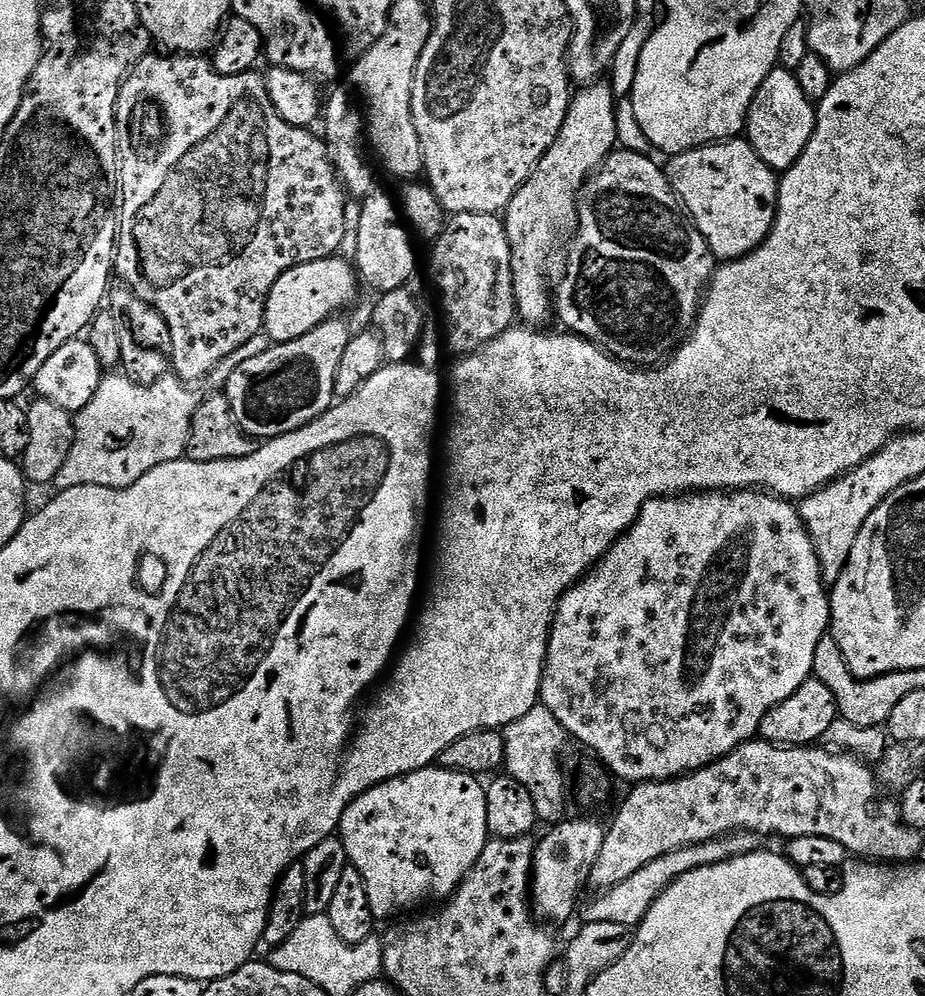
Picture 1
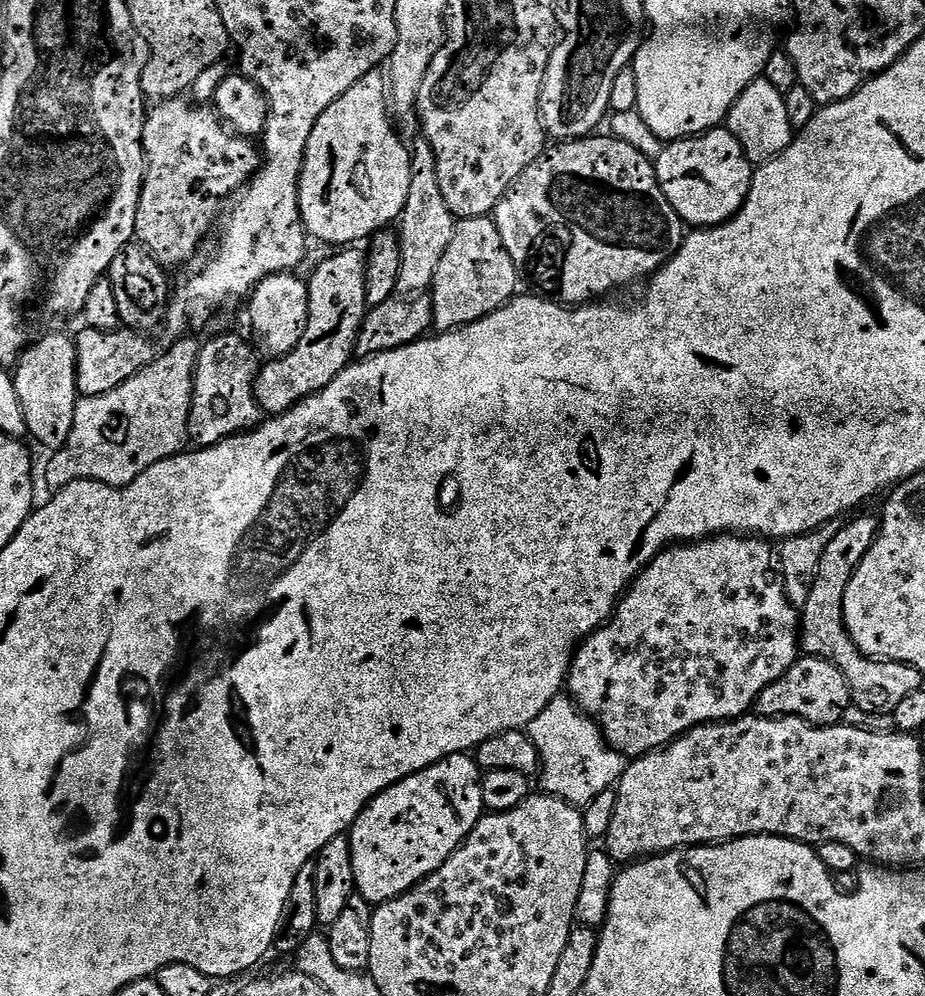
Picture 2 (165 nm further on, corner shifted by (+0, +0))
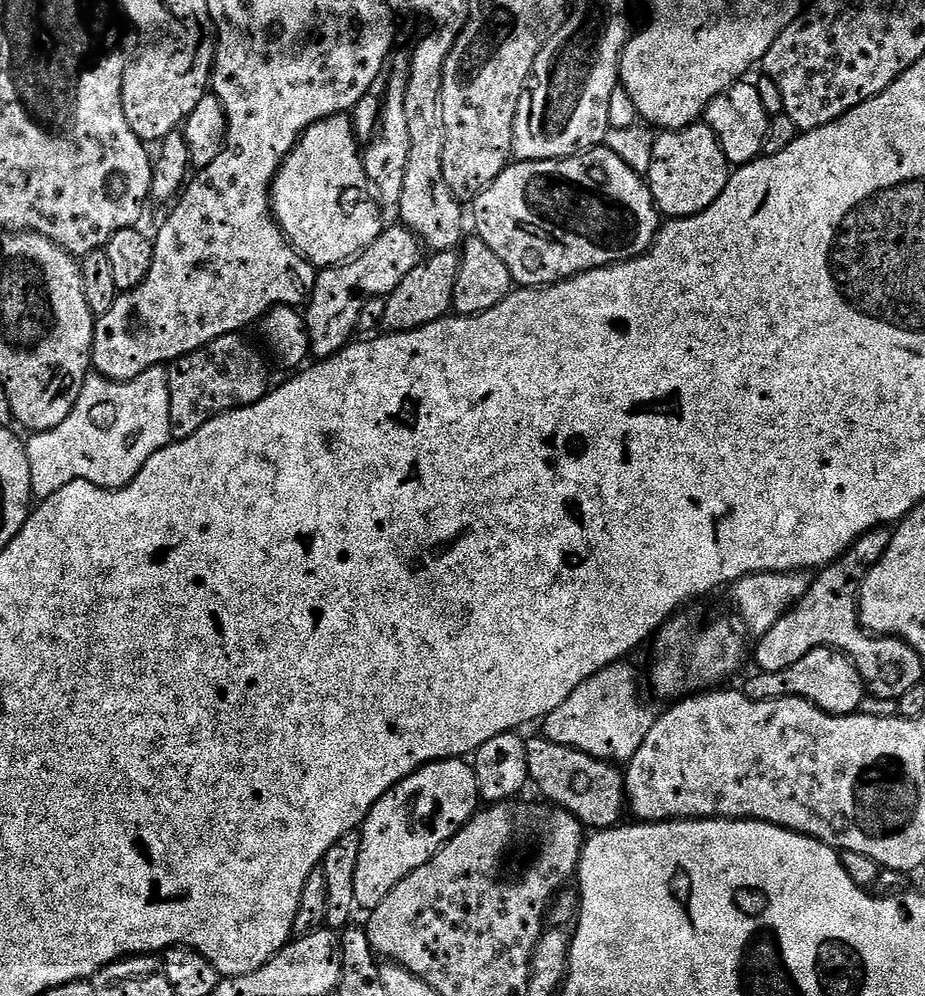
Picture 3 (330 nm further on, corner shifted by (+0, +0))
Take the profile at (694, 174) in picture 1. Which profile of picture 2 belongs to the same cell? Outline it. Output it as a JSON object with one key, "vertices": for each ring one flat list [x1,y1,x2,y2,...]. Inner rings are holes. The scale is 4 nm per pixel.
{"vertices":[[724,126,711,128,703,136,694,136,690,140,674,140,665,143,662,154,654,163,656,177,662,186,662,194,666,194,670,206,674,206,674,210,685,225,693,229,715,228,716,225,725,224,727,220,737,216,752,189,754,166,746,158,738,138,734,138,734,134,730,134]]}

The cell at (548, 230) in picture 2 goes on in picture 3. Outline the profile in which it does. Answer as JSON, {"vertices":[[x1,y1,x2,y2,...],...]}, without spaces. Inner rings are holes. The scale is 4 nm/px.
{"vertices":[[593,148,579,156,568,156,565,160,521,160,508,165,507,170,498,174,494,182,482,195,477,196,470,208,470,216,476,219,475,235,506,262,506,270,510,270,513,281,520,288,543,288,549,284,559,284,561,280,571,280,581,272,589,272,595,268,608,268,612,264,621,264,624,260,633,260,645,255,662,227,662,213,656,206,656,200,652,197,652,191,648,188,645,177,639,176,618,154,614,154,609,148]]}

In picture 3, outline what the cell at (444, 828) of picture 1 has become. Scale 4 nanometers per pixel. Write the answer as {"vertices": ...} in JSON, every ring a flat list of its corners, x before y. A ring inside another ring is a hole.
{"vertices":[[464,758,436,760,409,774,401,784,395,784,373,806,362,825,362,855,358,858,358,870,354,870,354,898,357,909,371,910,379,906,404,878,424,863,430,862,434,854,438,854,440,847,450,842,454,834,458,834,462,825,476,813,480,803,475,767]]}

